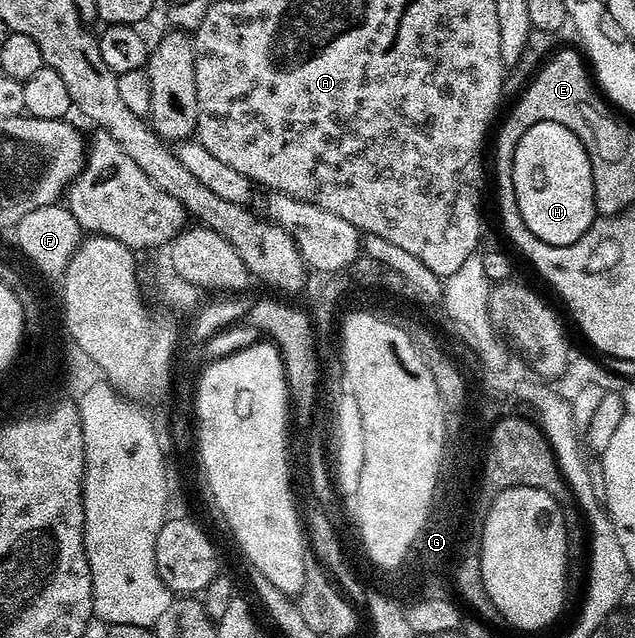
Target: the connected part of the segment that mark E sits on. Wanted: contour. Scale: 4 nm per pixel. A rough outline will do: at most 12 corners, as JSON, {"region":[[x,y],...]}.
{"region":[[580,51],[543,62],[510,107],[571,124],[597,89]]}

